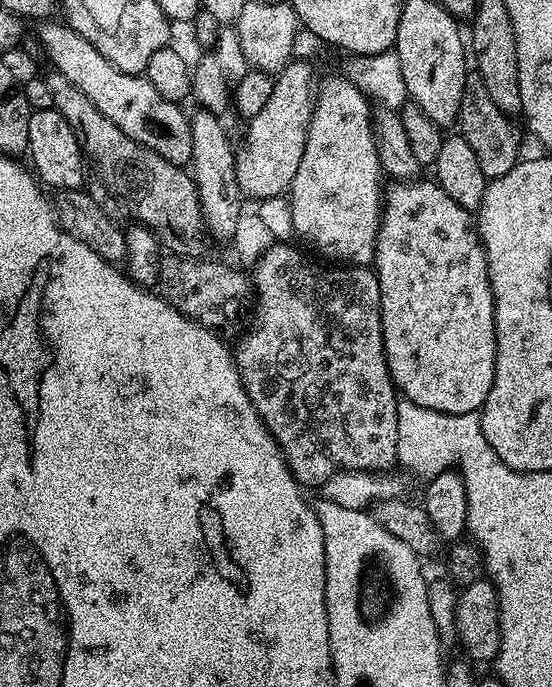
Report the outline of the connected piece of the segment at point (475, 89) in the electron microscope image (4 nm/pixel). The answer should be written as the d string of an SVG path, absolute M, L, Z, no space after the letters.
M470 72L463 86L462 106L458 117L459 135L470 142L470 150L474 150L478 158L478 166L482 166L485 178L495 178L506 174L521 159L520 132L515 128L513 117L507 116L490 99L485 84L479 73Z

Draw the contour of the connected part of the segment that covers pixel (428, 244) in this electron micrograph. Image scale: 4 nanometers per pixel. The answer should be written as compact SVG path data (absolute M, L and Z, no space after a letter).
M431 179L392 182L382 196L374 271L380 283L380 329L384 357L397 393L419 408L442 414L479 413L494 382L496 319L488 263L469 209L458 206Z

